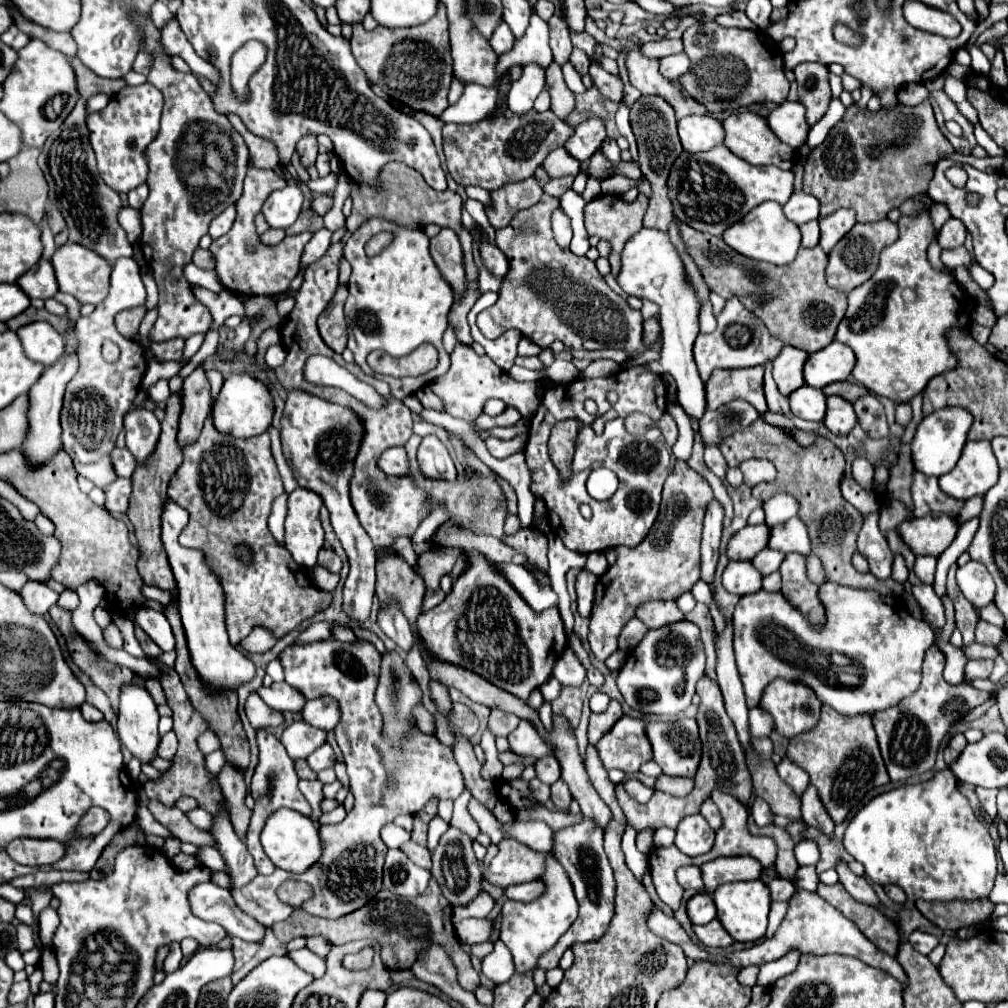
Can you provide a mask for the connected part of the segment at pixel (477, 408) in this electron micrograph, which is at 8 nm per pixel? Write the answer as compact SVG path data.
M457 344L451 354L451 368L447 370L447 374L433 380L429 384L429 388L445 402L447 414L469 422L477 434L481 430L477 430L473 422L477 420L479 414L483 414L483 404L489 398L499 398L507 406L515 406L517 410L521 410L523 418L527 418L527 420L537 412L539 400L543 398L543 384L541 382L517 382L517 380L509 378L507 372L503 372L495 362L491 362L491 358L477 356L473 352L473 348L463 348L461 344Z

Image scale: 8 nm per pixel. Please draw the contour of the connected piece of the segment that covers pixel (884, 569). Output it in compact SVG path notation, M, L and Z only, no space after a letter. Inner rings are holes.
M879 514L865 516L865 524L857 538L859 552L867 558L871 574L877 578L889 578L891 576L891 564L893 564L893 552L889 550L885 534L877 526Z

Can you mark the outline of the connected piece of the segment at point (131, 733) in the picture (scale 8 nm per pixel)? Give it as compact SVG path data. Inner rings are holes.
M127 682L121 686L117 718L117 734L123 746L141 762L149 764L159 746L159 712L143 684Z

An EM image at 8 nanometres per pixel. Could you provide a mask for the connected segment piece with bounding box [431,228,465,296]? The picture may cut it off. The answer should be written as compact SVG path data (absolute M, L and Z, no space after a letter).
M443 228L435 238L431 238L431 256L443 272L445 280L451 284L455 296L459 296L459 284L463 280L463 254L459 250L459 238L449 228Z

